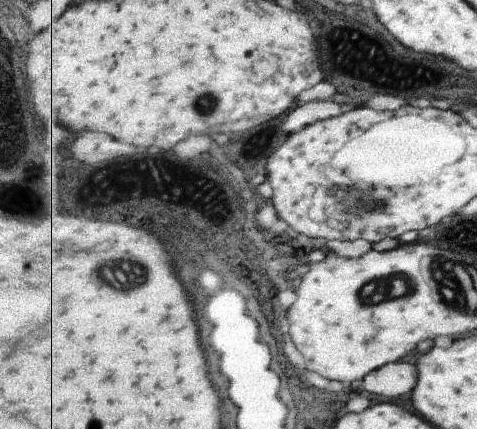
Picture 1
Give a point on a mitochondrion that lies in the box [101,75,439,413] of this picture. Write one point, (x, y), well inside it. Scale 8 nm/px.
(361, 197)

